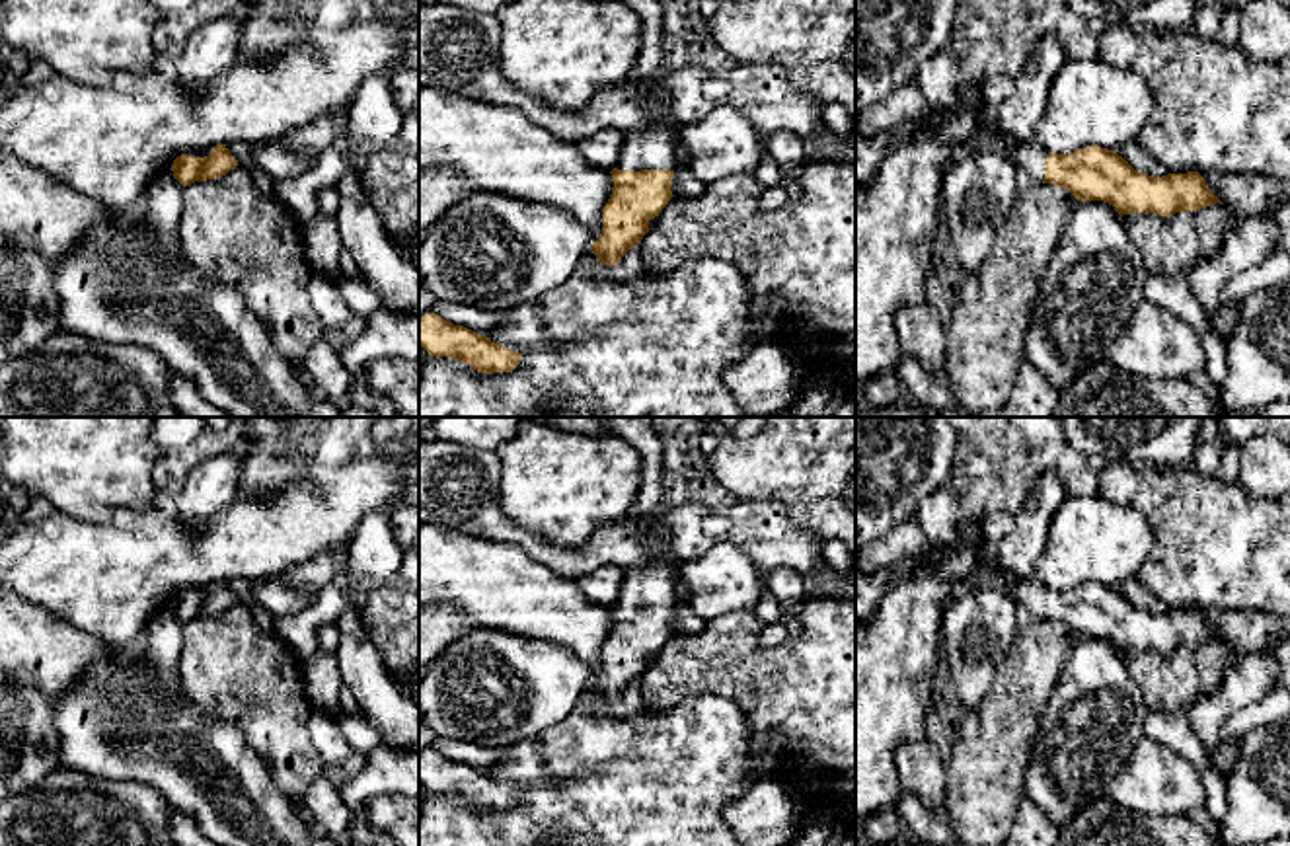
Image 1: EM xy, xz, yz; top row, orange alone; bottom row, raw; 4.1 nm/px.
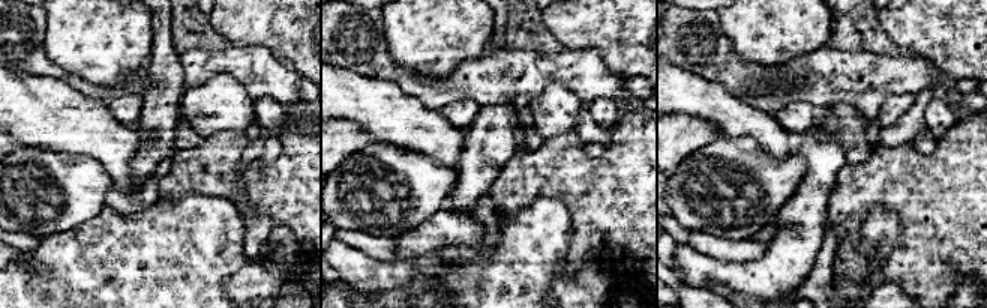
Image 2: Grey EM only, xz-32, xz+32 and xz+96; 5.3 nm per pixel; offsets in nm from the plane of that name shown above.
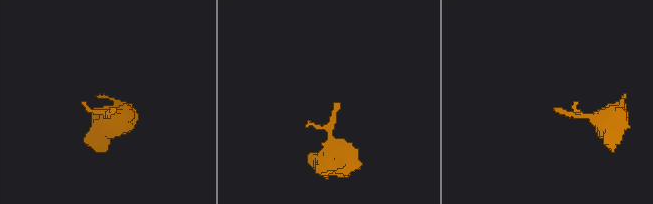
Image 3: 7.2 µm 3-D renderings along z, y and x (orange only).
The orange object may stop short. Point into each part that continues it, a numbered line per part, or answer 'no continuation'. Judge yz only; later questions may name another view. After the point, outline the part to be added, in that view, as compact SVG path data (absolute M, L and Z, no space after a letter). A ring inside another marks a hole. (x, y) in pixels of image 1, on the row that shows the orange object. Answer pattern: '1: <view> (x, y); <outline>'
1: yz (1029, 158); M984 117L978 123L978 129L965 144L963 154L967 152L982 152L990 150L1004 158L1009 158L1017 170L1017 173L1031 183L1044 181L1044 160L1048 156L1037 142L1019 144L1011 142L1002 129L998 127L994 117Z

